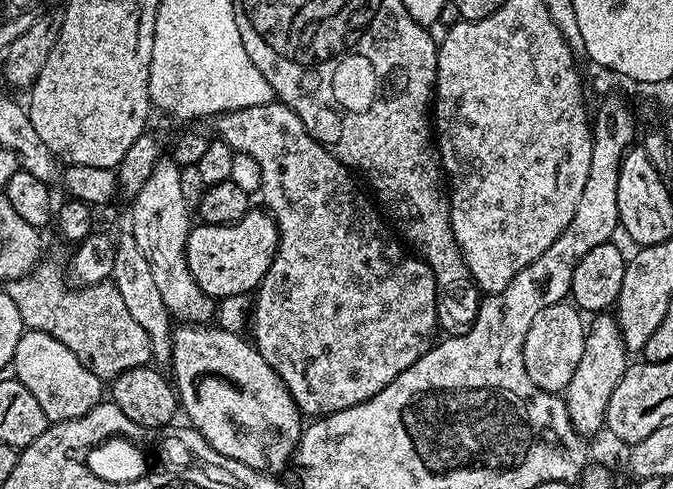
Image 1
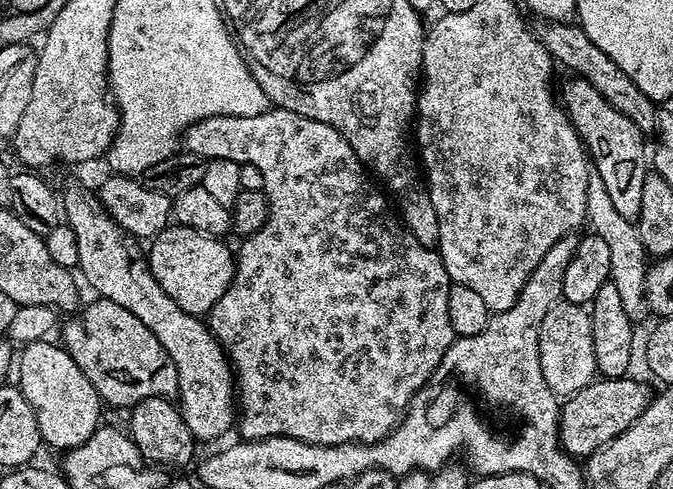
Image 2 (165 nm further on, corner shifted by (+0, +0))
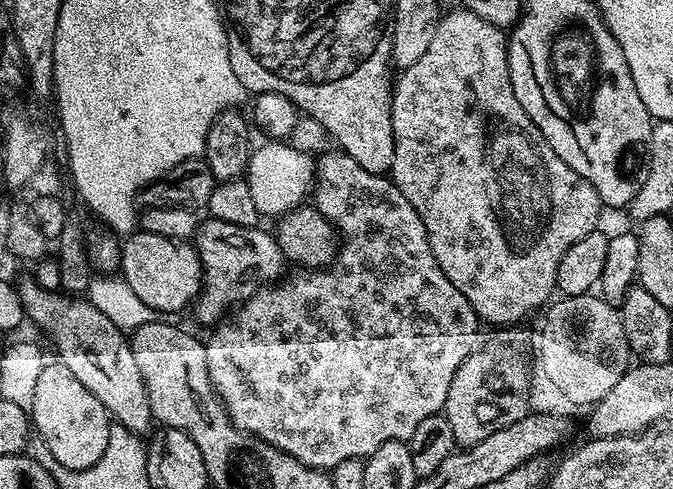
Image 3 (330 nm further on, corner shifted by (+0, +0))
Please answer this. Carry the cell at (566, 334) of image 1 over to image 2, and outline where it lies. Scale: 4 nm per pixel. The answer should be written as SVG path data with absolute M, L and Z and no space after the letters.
M557 302L546 314L540 331L540 365L548 389L567 398L597 379L592 317L587 307Z

